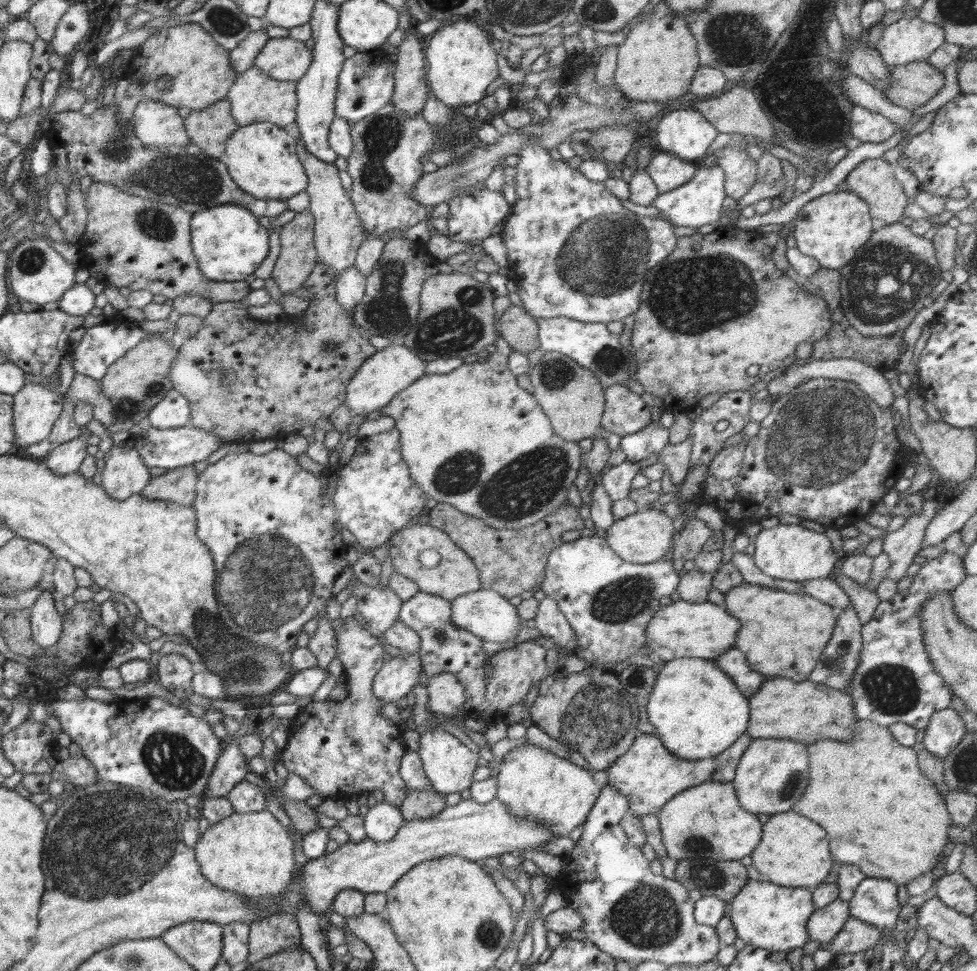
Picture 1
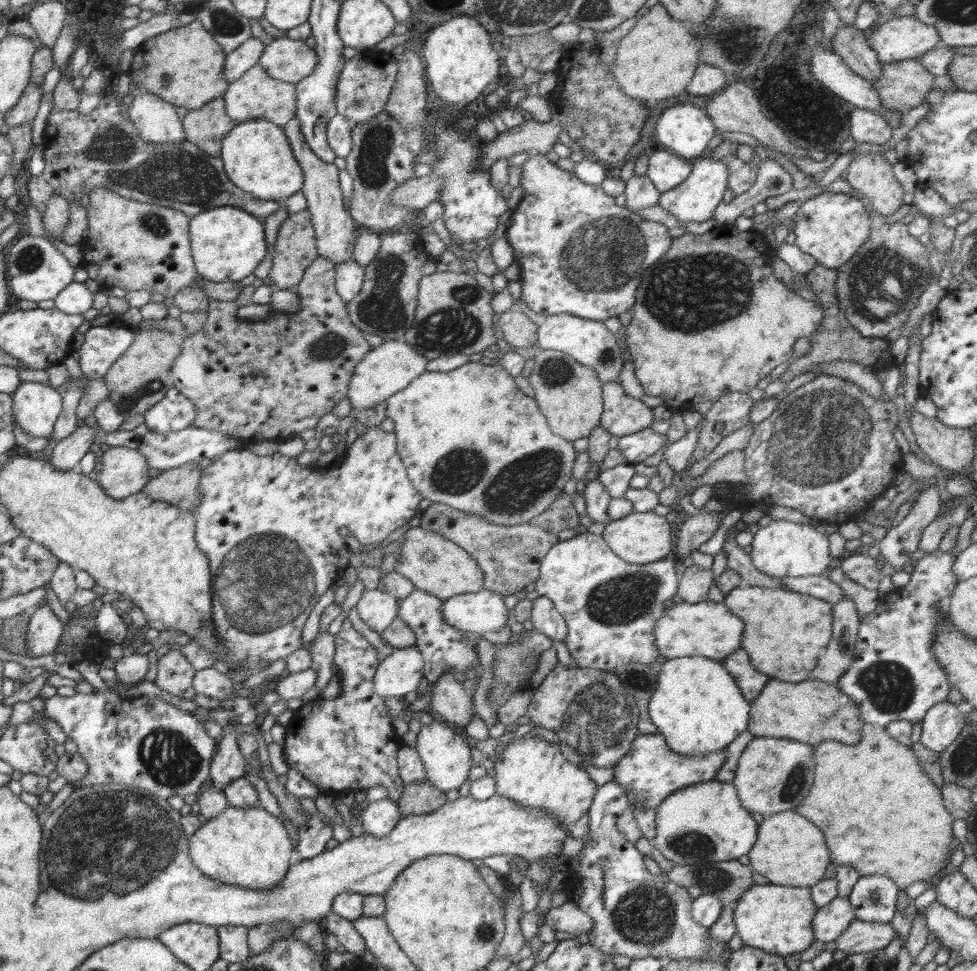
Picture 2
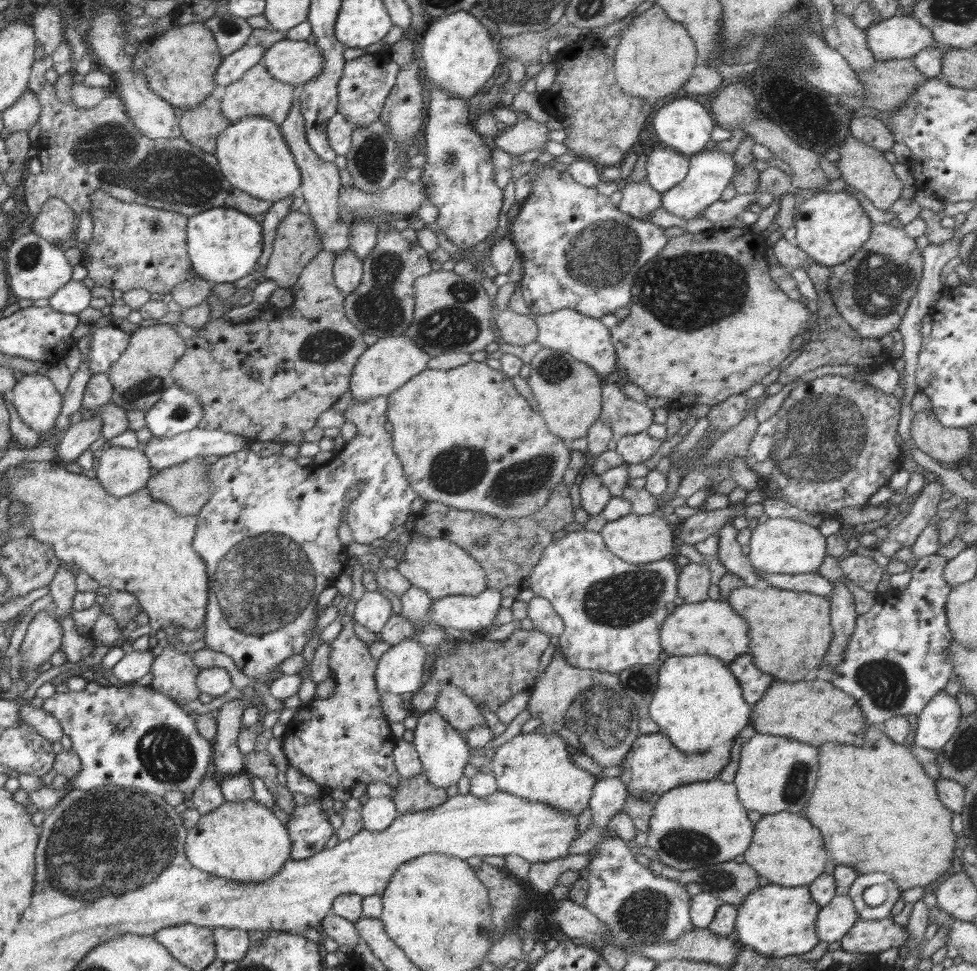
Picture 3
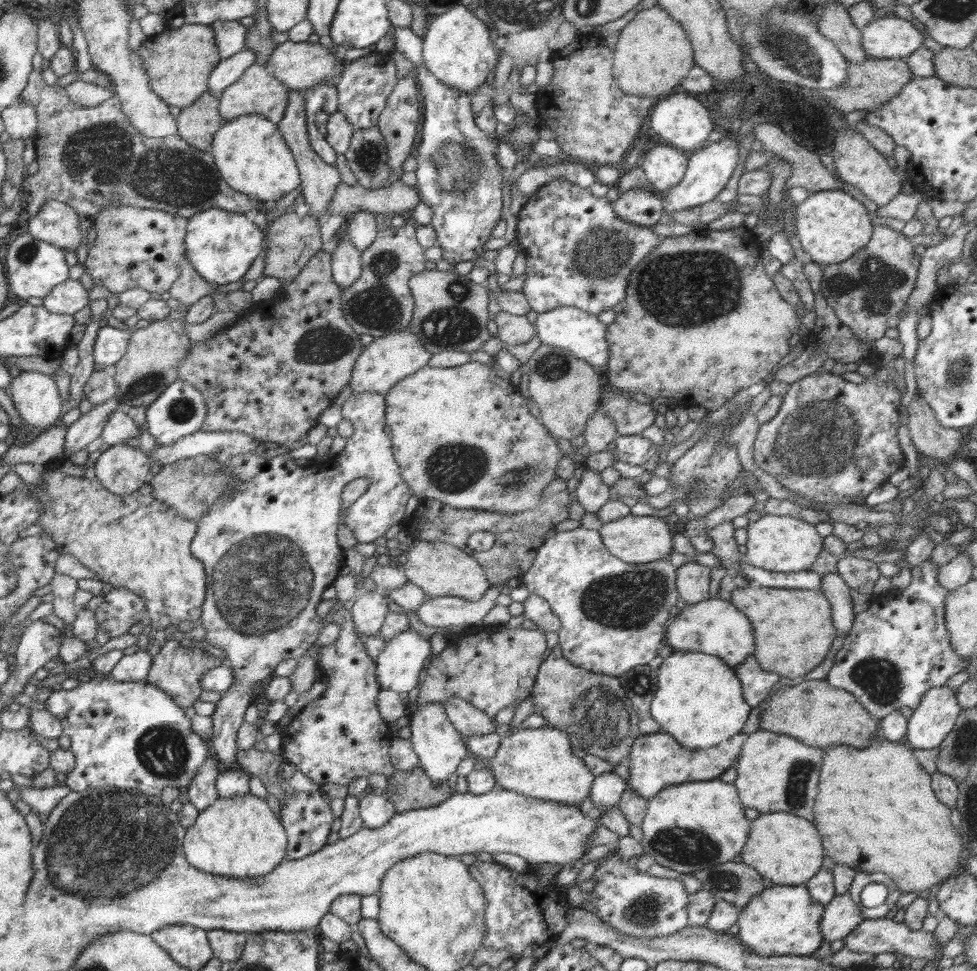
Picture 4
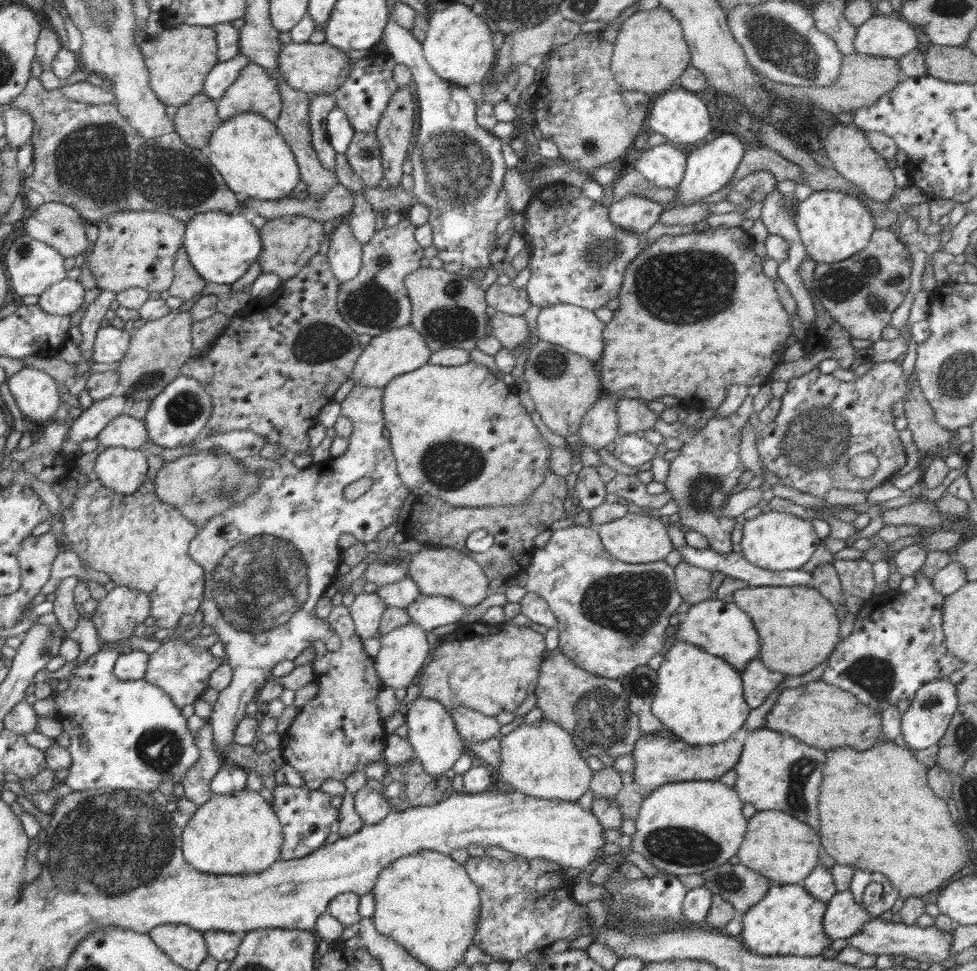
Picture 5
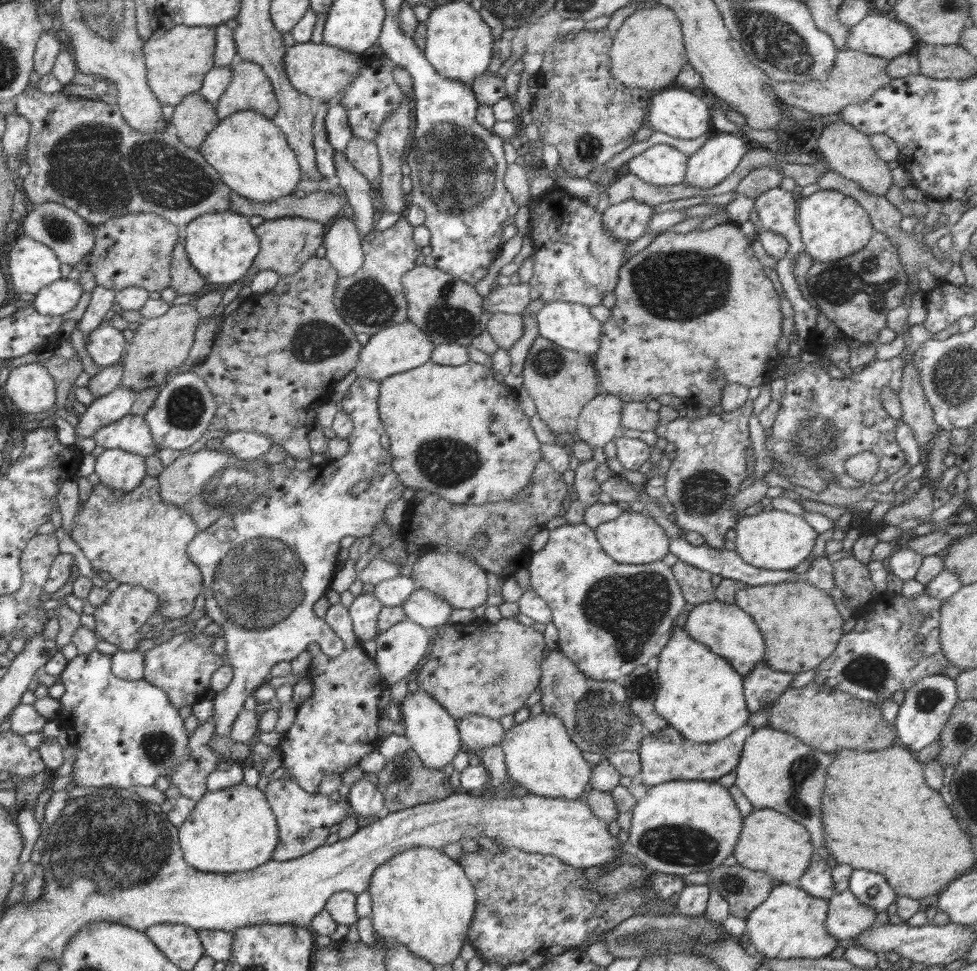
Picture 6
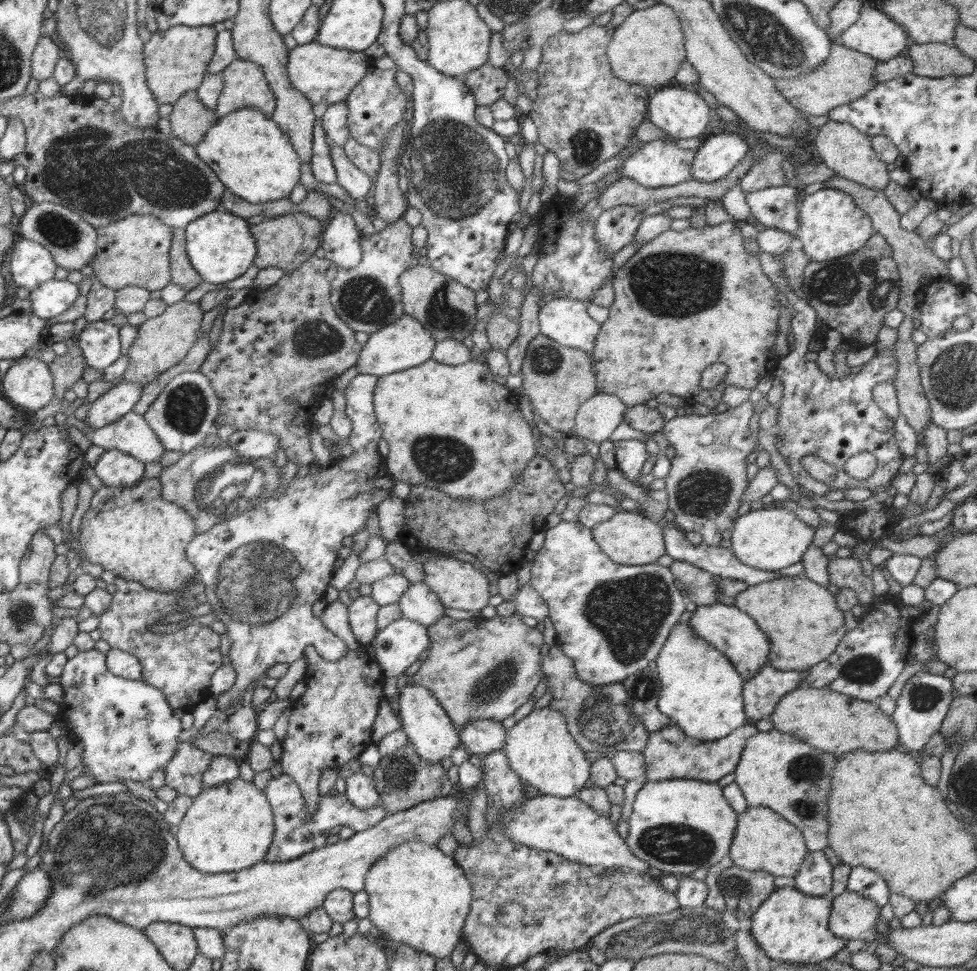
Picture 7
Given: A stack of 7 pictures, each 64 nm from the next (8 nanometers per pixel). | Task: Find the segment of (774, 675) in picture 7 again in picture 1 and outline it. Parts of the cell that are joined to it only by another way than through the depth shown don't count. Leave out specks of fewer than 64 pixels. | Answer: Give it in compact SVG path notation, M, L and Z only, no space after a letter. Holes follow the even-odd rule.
M728 648L722 656L718 656L712 661L721 672L724 672L725 676L732 678L734 684L740 688L740 692L747 699L752 697L760 689L760 684L764 682L758 672L750 670L744 654L738 648Z

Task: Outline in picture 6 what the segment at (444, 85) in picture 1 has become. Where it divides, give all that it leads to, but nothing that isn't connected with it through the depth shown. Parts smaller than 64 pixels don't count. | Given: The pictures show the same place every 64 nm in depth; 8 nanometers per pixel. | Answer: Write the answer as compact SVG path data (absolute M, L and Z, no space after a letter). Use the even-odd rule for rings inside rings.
M454 1L434 6L427 22L424 54L438 74L462 84L471 85L480 74L488 70L492 56L493 34L488 24L470 4Z

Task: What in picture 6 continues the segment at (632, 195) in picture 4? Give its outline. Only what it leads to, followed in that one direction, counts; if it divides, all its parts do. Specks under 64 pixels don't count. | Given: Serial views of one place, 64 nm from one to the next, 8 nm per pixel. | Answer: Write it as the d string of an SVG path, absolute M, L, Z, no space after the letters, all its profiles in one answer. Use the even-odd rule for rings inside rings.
M624 200L604 210L602 223L608 233L620 241L634 241L644 235L654 215L655 206L636 200Z

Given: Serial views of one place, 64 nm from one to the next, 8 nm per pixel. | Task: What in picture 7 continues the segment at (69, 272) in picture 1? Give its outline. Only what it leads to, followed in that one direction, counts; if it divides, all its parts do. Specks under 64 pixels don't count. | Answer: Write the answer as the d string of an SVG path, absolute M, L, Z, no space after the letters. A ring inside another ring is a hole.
M17 238L8 252L16 287L32 293L36 288L55 278L57 264L50 251L32 240Z

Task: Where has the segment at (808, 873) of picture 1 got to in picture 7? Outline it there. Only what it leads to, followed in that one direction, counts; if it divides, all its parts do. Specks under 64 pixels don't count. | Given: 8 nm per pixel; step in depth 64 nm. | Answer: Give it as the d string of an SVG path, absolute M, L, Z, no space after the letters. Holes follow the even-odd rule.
M748 805L744 812L738 814L738 826L728 856L734 865L749 871L764 871L775 877L796 878L809 851L802 829L770 808Z

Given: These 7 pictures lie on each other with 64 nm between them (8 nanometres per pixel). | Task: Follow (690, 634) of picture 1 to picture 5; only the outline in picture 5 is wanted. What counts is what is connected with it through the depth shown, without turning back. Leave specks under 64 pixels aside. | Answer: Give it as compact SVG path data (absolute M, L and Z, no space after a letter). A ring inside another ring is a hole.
M708 599L690 605L690 609L681 618L674 630L674 643L685 643L703 652L723 658L734 671L741 672L746 664L758 656L758 634L752 626L752 620L738 608L733 601Z

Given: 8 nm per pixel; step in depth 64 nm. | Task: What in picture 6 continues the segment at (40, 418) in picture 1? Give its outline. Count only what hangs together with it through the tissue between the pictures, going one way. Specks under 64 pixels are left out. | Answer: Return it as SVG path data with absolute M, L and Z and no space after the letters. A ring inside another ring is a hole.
M41 362L21 365L10 371L1 394L24 417L44 414L56 406L54 379Z

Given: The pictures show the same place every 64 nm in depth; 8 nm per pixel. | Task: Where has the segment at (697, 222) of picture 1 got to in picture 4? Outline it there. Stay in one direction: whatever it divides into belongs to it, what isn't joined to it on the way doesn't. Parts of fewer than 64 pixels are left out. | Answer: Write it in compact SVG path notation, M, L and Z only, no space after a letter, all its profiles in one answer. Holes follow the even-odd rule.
M730 135L719 142L712 142L706 148L689 153L688 158L689 162L683 180L670 188L664 197L664 210L668 214L692 211L694 208L714 201L734 174L739 160L738 144Z

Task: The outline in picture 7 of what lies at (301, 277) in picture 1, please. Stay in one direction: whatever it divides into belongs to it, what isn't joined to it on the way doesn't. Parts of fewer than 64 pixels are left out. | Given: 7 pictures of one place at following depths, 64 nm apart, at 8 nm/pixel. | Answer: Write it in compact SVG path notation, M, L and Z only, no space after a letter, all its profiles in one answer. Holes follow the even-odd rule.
M300 212L264 219L258 224L250 224L249 227L256 239L257 248L253 265L258 269L276 268L288 274L297 270L321 246L320 237L324 229L320 221Z

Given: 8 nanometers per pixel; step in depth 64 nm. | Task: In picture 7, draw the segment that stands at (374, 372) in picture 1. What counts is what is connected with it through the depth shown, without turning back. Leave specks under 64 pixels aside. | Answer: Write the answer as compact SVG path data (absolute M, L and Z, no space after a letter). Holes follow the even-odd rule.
M402 314L390 326L384 326L369 336L367 342L363 344L355 366L360 374L377 377L408 370L432 359L435 344L436 340L432 338L430 332L426 332L426 328L418 320L414 320L410 314Z

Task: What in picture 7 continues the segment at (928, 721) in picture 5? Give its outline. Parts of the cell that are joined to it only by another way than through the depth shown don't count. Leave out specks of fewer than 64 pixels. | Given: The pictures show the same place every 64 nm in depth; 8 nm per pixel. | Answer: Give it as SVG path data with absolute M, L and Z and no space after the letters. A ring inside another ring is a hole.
M920 670L907 681L907 686L904 686L901 694L896 698L896 708L892 716L897 726L901 749L914 754L919 753L926 747L930 738L939 732L944 716L950 708L950 702L955 698L952 690L952 679L930 674L926 670Z

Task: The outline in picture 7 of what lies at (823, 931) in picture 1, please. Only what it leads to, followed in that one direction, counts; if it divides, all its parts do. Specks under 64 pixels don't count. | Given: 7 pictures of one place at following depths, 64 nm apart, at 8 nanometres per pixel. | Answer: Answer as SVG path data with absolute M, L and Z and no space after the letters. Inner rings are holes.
M846 890L834 897L831 904L828 928L834 936L846 941L860 938L874 945L880 908L870 898Z

